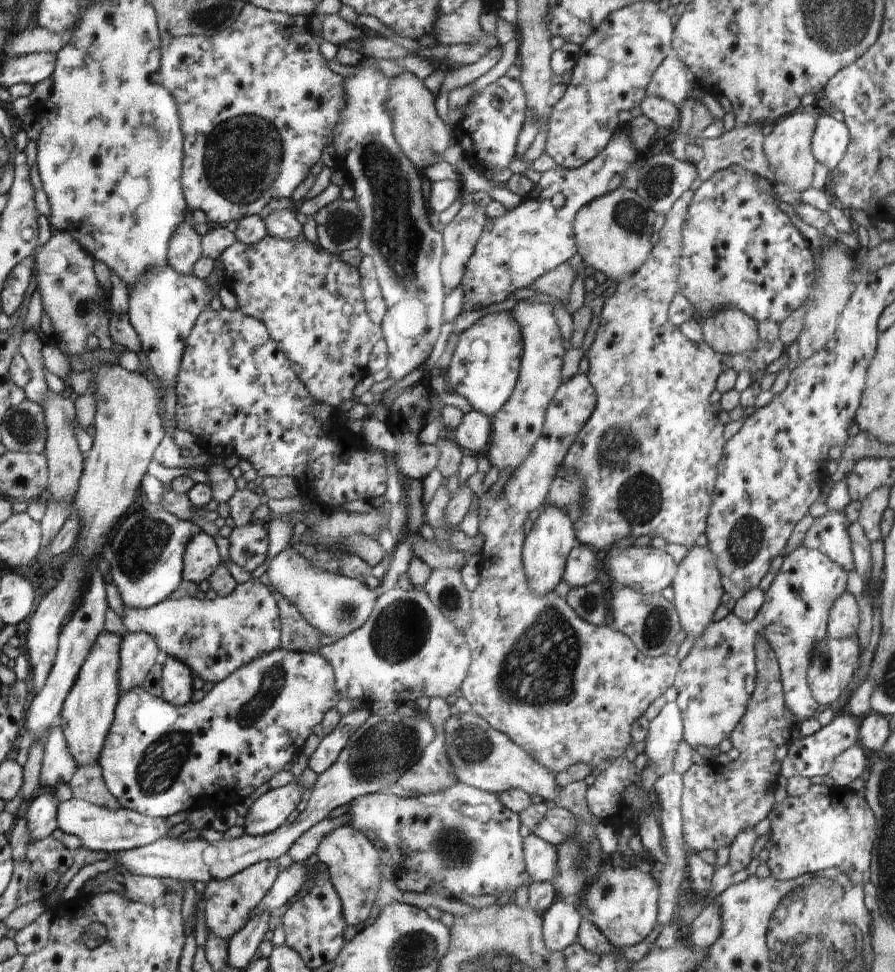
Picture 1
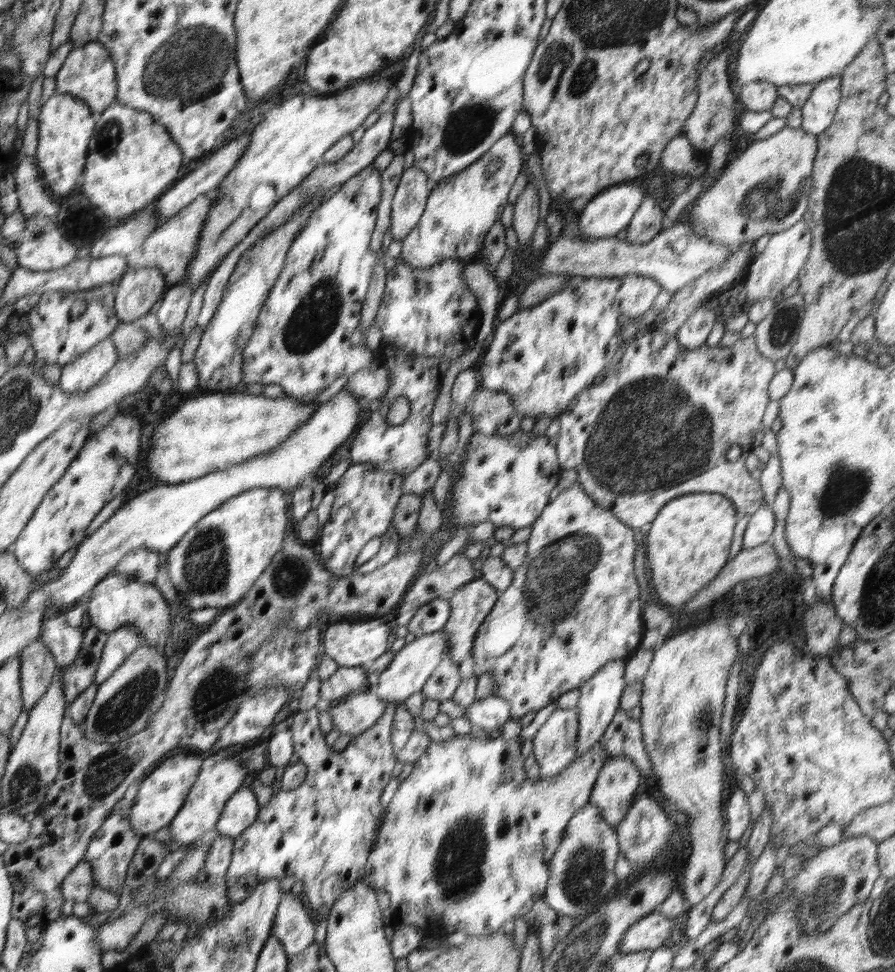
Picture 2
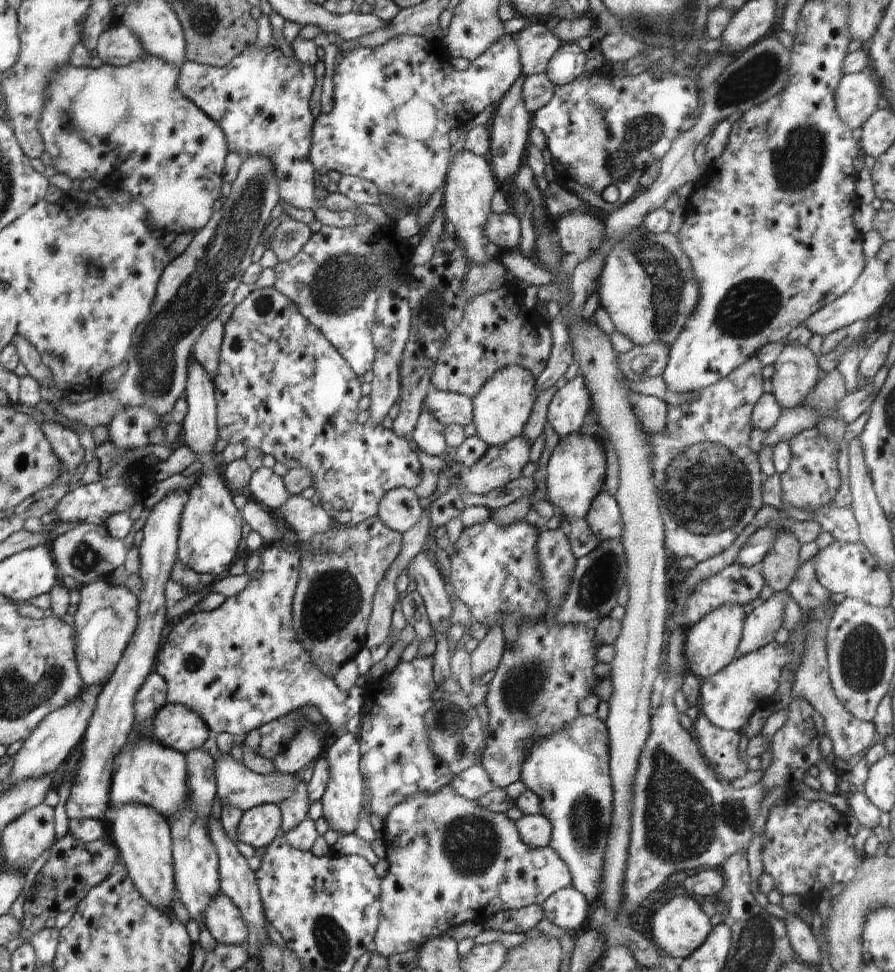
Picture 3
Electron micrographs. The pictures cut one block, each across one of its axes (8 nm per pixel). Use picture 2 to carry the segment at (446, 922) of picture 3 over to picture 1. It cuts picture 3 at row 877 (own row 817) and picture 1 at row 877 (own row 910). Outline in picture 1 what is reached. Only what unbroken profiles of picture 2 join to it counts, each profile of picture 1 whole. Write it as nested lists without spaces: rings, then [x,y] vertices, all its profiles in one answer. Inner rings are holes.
[[[460,782],[437,793],[413,797],[372,793],[355,798],[347,813],[351,820],[348,826],[361,833],[372,830],[377,838],[382,839],[393,860],[392,880],[402,892],[428,892],[458,900],[481,894],[498,898],[506,890],[515,891],[531,883],[530,876],[525,872],[519,814],[506,808],[494,793]]]

